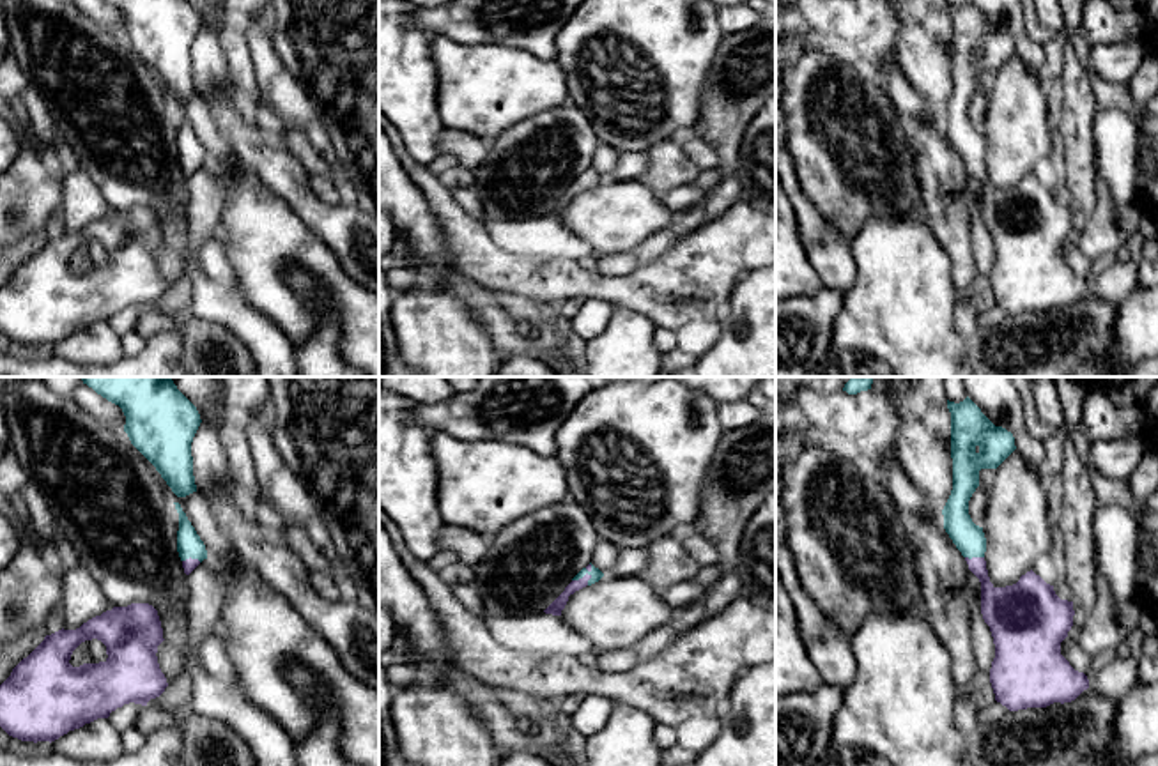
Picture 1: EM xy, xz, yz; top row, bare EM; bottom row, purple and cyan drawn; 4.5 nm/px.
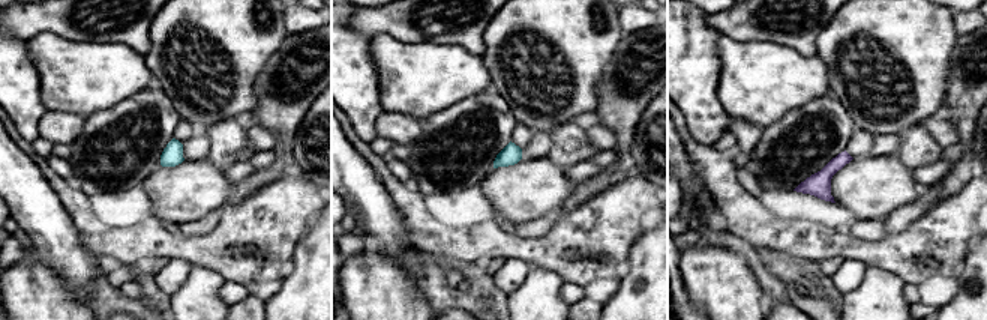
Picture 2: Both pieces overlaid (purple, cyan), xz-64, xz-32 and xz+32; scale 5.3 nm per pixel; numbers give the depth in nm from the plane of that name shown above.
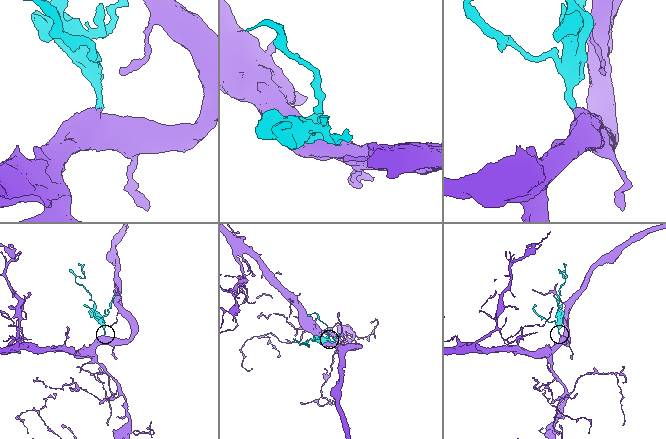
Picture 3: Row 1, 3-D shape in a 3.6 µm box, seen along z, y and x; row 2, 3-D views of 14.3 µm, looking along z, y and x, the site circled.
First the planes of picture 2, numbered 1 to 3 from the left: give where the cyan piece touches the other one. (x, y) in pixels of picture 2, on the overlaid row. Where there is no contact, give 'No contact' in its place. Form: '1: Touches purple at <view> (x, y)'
1: No contact
2: No contact
3: No contact

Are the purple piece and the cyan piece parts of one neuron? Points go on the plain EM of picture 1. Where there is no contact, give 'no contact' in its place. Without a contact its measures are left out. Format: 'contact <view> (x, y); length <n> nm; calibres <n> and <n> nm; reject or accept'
contact xz (585, 179); length 120 nm; calibres 60 and 50 nm; accept

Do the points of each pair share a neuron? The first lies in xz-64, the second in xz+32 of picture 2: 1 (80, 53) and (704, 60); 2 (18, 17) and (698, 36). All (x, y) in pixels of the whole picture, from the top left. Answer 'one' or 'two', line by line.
1: two
2: two

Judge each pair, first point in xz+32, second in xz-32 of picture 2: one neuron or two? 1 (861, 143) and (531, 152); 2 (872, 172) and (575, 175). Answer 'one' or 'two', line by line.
1: two
2: two

